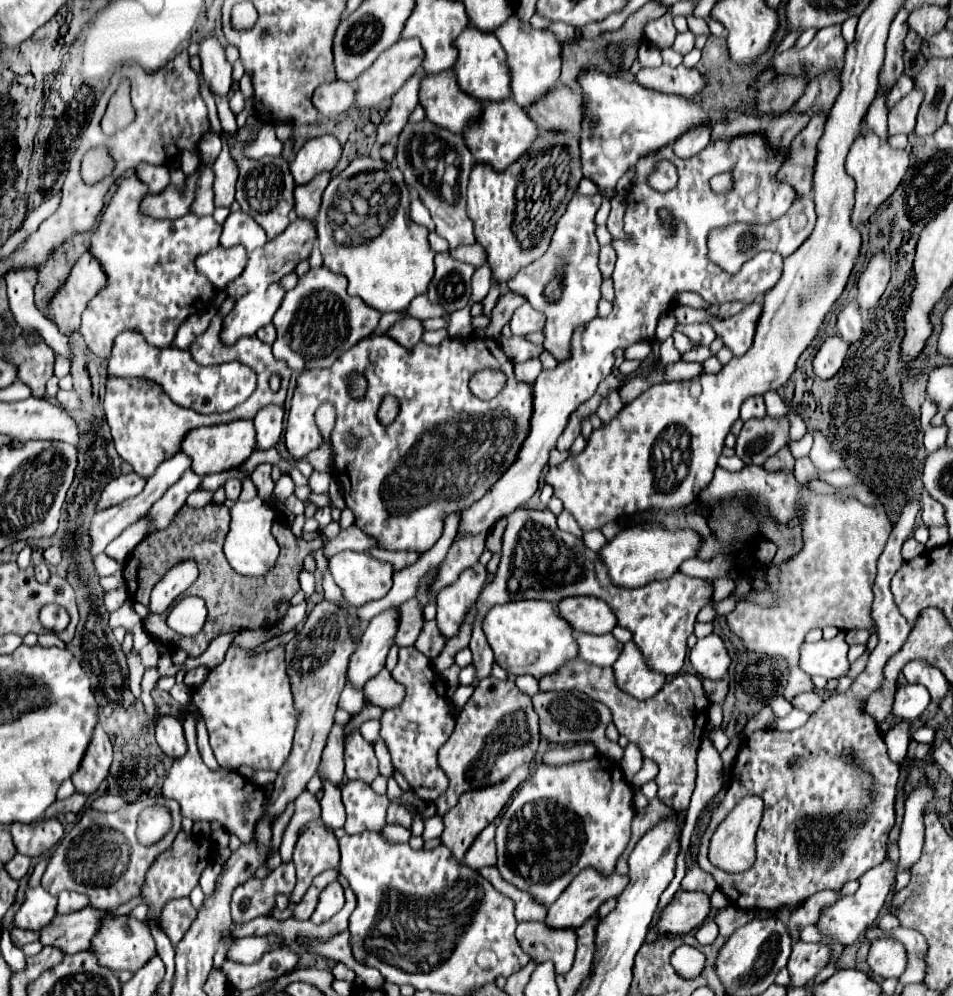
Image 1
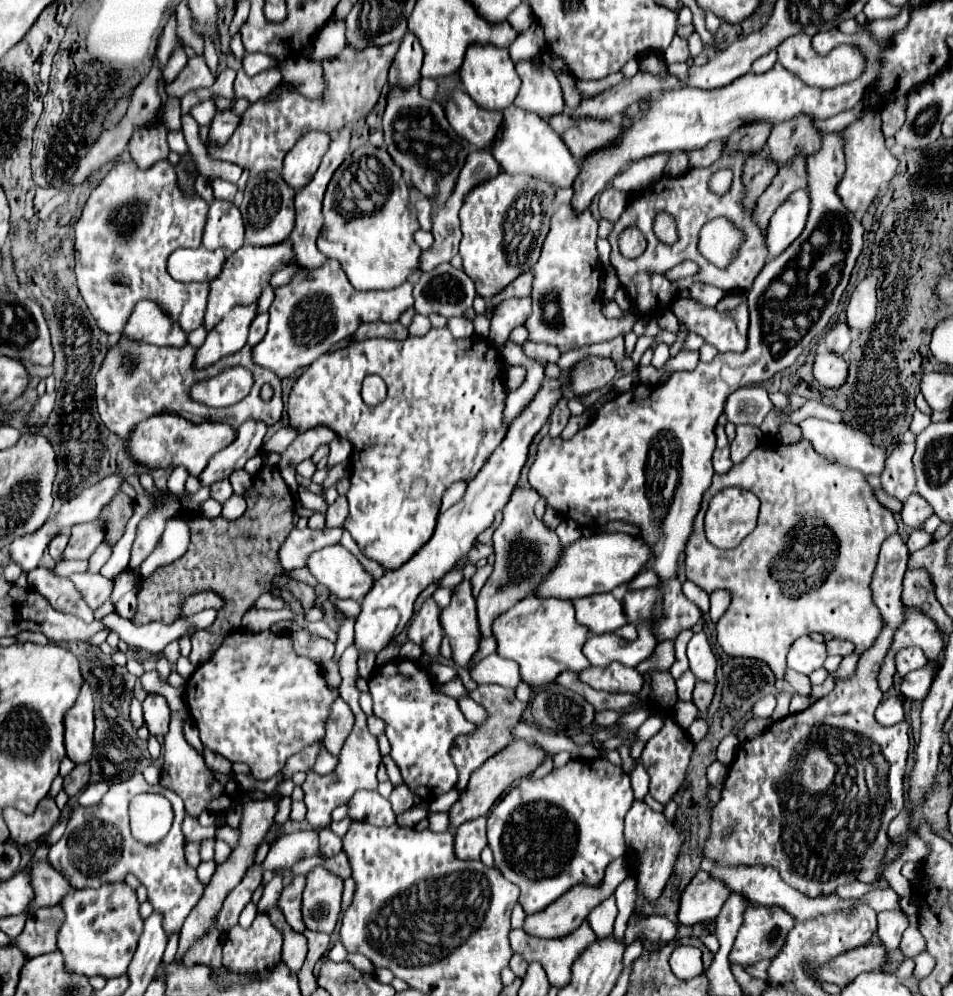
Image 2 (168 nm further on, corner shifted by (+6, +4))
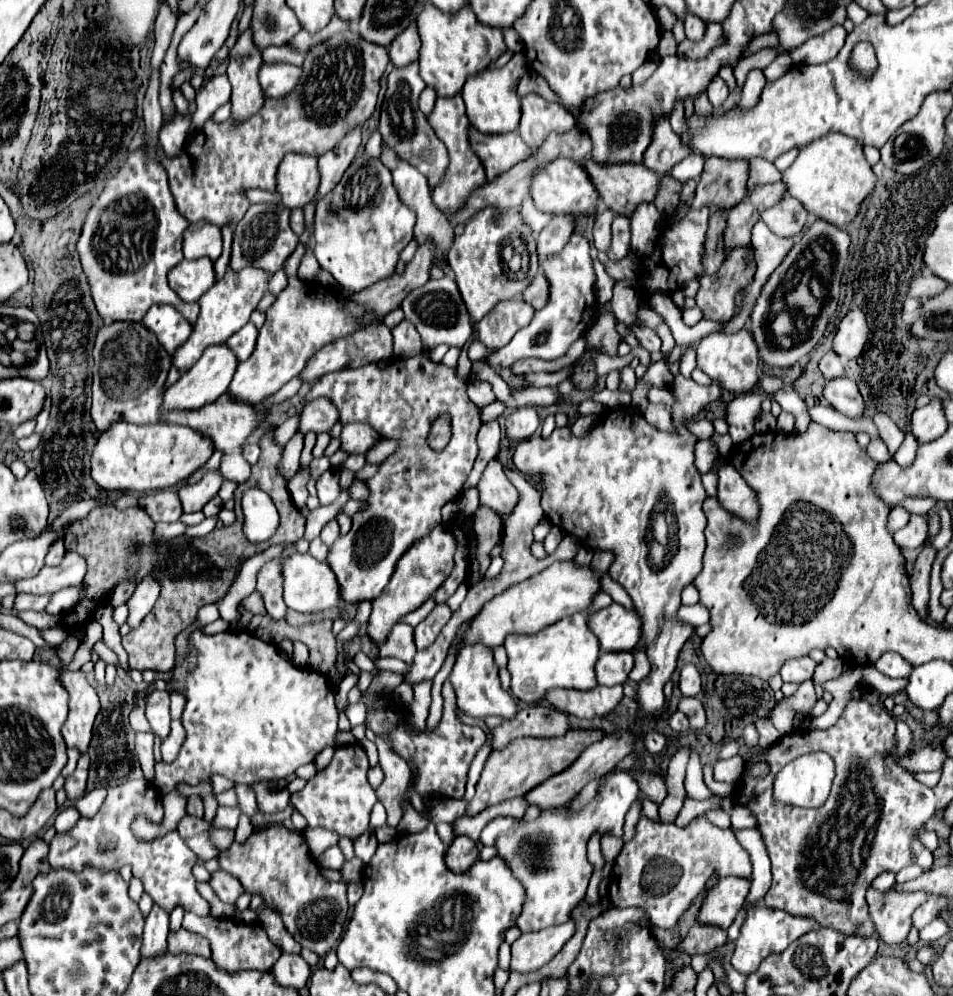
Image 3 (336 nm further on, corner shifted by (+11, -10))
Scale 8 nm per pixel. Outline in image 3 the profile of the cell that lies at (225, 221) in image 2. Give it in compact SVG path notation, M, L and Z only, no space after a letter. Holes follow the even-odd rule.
M191 223L183 237L185 259L201 259L207 255L215 261L221 255L221 245L221 227L213 227L213 223Z

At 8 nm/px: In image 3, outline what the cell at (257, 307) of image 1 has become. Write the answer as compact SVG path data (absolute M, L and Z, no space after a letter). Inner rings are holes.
M225 343L207 347L201 359L185 375L181 375L181 379L175 385L171 385L165 391L163 409L165 411L171 411L171 409L189 411L189 409L199 409L207 403L213 403L221 393L229 389L229 379L233 379L235 369L237 369L237 357L233 355L233 351L229 351L229 347L225 347Z

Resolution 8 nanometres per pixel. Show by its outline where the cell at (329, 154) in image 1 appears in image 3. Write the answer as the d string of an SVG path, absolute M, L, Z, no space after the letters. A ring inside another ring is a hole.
M289 153L277 171L277 191L287 209L305 207L319 187L319 171L315 155Z

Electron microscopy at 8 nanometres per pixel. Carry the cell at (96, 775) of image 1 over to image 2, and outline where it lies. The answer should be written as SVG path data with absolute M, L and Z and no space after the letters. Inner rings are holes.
M84 681L80 695L74 703L72 709L68 709L64 717L64 743L66 743L66 753L74 763L86 763L92 757L94 749L94 699L92 699L92 689Z

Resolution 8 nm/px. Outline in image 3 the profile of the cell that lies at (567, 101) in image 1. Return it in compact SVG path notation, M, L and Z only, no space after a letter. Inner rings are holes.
M593 159L583 163L591 183L597 187L599 193L599 201L603 207L611 209L613 213L621 213L621 215L631 215L633 209L647 201L651 203L655 199L655 191L659 185L659 179L655 177L653 171L649 171L645 165L639 163L613 163L613 165L601 165L601 163L593 163Z

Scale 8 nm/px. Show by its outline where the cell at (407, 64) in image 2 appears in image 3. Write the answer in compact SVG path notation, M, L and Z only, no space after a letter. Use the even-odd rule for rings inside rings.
M411 25L401 35L397 35L397 39L391 43L389 47L391 63L397 69L401 69L401 67L407 67L409 63L419 61L419 47L421 47L421 39L417 35L415 25Z

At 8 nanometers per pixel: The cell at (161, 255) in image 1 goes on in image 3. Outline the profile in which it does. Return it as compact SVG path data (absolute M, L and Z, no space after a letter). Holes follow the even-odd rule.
M141 149L129 153L127 163L107 181L97 203L89 209L77 241L81 267L89 279L91 299L105 325L115 321L139 323L145 311L155 303L177 307L191 325L197 321L199 303L185 303L167 285L167 271L183 259L181 235L185 233L185 227L189 227L189 221L181 219L177 207L173 207L167 171L153 161L145 163ZM123 199L131 199L129 209L119 213L113 223L105 213ZM123 243L125 251L121 251Z

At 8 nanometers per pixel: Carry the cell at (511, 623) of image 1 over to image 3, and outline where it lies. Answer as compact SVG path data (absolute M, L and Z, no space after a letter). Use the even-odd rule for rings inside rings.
M587 613L565 617L537 635L507 635L505 651L509 657L507 669L511 673L511 693L525 701L543 701L549 689L593 689L597 685L593 665L599 657L599 643L587 629Z

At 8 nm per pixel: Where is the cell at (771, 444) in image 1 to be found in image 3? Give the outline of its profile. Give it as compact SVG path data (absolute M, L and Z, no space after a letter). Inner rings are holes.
M723 459L717 475L719 475L719 493L717 493L719 503L733 515L739 515L747 521L757 519L759 505L755 501L755 493L739 475L739 471L733 467L733 463Z

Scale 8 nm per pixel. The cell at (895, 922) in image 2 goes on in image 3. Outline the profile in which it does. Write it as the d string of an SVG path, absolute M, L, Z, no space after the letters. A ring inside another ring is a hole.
M867 891L869 915L875 923L877 937L887 945L899 945L907 939L911 931L913 911L925 903L929 895L925 891L915 893L895 893L895 891Z

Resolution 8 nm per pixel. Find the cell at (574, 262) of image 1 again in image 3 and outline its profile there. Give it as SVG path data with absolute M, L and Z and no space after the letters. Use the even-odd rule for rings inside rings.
M573 233L561 255L549 255L549 259L539 259L539 269L545 279L549 279L549 299L543 309L535 311L535 317L527 327L519 329L505 347L501 347L489 357L491 367L511 367L511 363L525 357L557 359L567 355L569 347L585 333L583 327L593 323L599 313L595 297L595 273L589 251L589 241L583 235Z

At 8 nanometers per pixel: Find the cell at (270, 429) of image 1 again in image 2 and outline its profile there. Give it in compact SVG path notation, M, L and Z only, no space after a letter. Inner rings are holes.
M246 421L238 429L236 439L228 447L224 447L220 453L216 453L214 461L210 461L206 469L198 475L200 485L210 487L212 483L230 477L232 471L242 469L250 457L258 455L264 443L266 431L268 431L266 425L256 423L256 421Z

